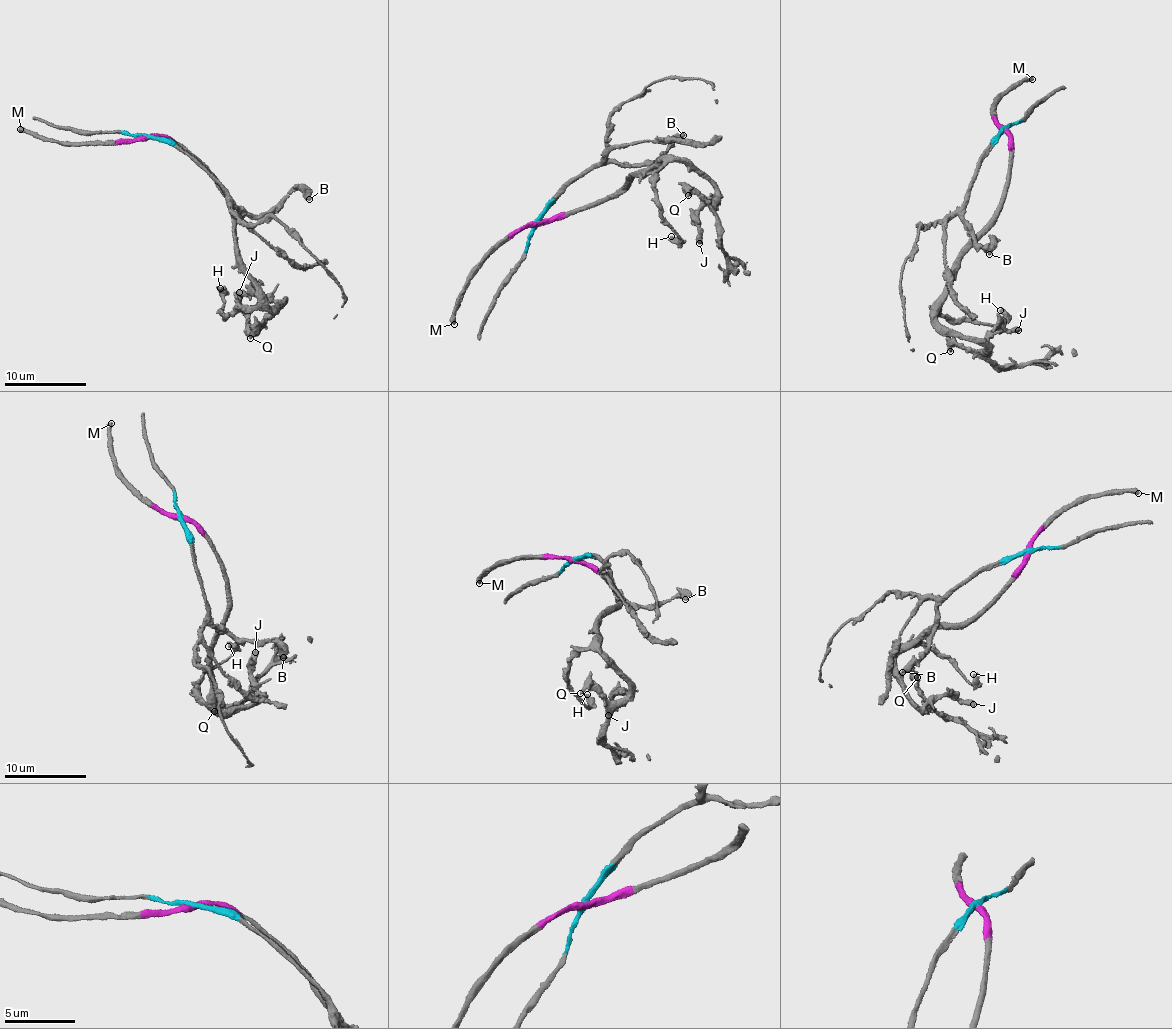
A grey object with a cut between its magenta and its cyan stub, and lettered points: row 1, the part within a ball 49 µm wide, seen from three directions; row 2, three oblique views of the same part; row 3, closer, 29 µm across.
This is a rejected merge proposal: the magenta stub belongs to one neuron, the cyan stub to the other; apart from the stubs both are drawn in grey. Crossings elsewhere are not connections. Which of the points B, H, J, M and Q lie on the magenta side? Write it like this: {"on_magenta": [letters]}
{"on_magenta": ["H", "J", "M", "Q"]}

